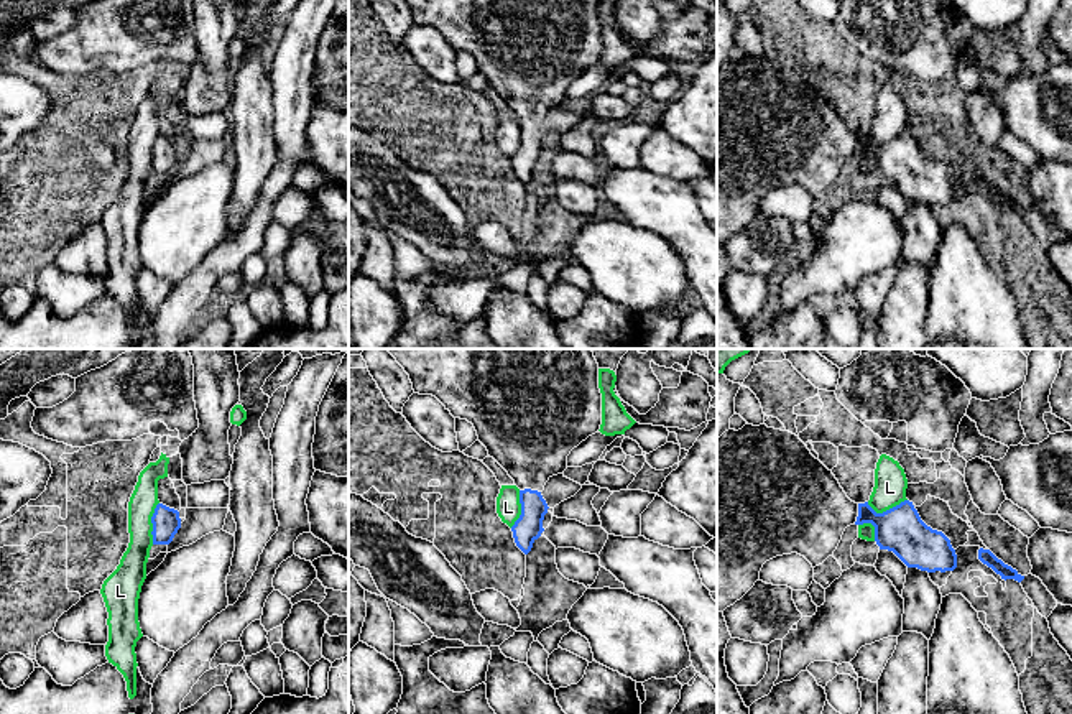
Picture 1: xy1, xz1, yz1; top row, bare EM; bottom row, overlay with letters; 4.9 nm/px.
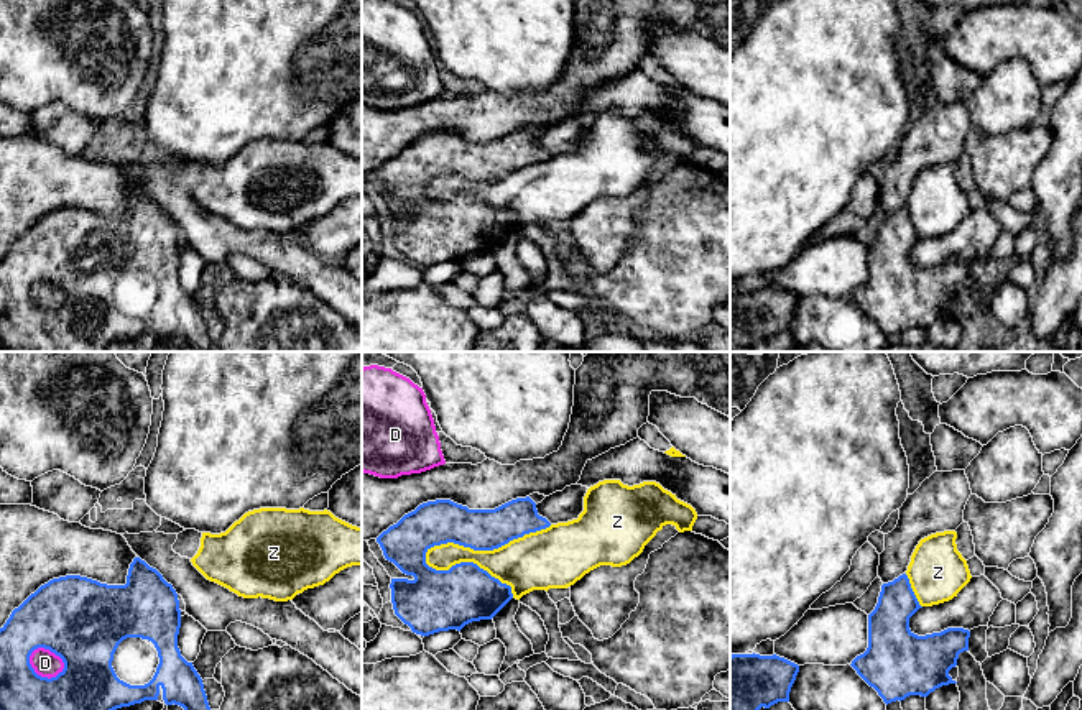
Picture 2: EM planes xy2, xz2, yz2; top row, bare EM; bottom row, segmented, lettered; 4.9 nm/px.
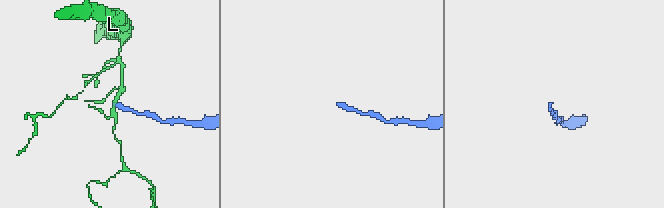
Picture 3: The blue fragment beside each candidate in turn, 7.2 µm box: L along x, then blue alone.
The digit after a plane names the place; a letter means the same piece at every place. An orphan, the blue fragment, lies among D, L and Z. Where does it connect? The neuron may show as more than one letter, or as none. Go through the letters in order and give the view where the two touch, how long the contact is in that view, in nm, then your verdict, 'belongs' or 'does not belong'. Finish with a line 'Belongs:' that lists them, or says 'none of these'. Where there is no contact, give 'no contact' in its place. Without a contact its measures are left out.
D: xy2 | 190 nm | does not belong
L: xy1 | 220 nm | does not belong
Z: xz2 | 650 nm | does not belong
Belongs: none of these

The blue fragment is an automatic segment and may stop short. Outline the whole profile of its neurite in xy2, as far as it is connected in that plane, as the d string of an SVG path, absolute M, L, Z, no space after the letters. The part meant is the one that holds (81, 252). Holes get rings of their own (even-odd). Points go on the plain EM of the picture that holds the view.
M140 189L130 196L125 217L81 207L53 210L15 240L0 260L0 345L7 352L105 352L117 340L158 332L161 325L166 337L207 350L212 342L202 311L178 279L179 260L176 222ZM127 270L148 271L158 283L160 296L145 317L120 312L112 299L113 286ZM38 279L62 291L64 301L56 309L41 309L31 299L30 288Z

